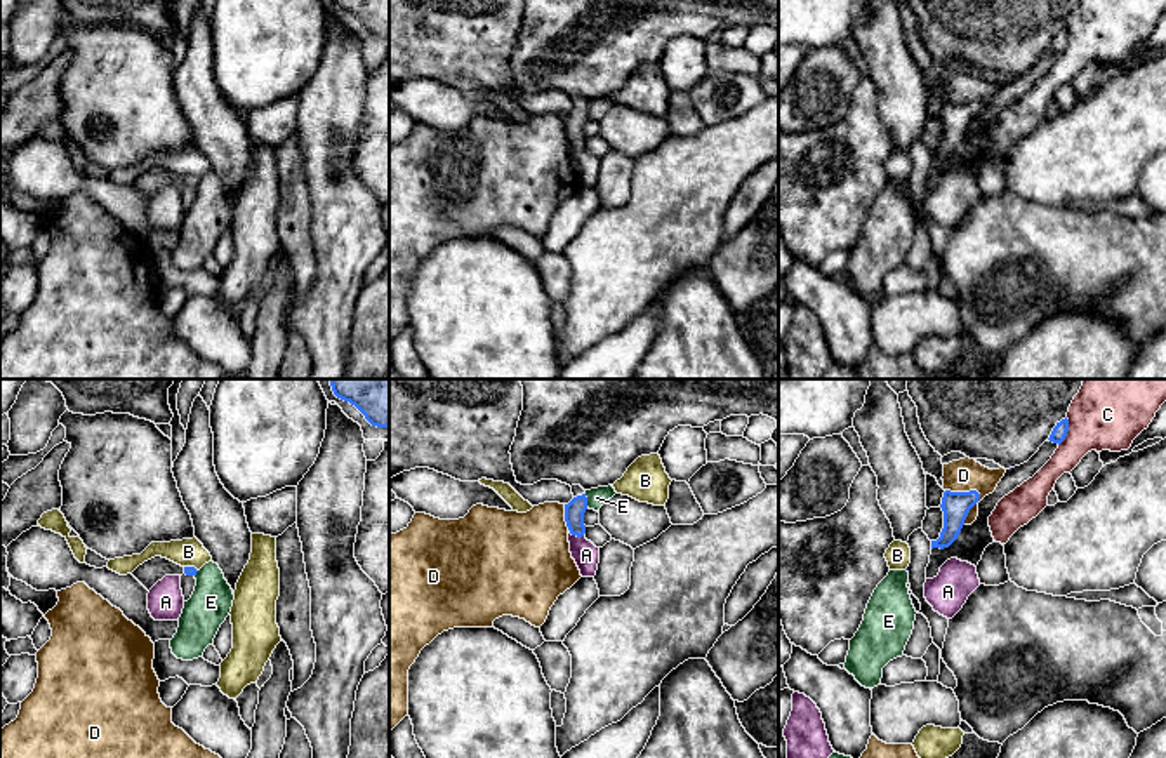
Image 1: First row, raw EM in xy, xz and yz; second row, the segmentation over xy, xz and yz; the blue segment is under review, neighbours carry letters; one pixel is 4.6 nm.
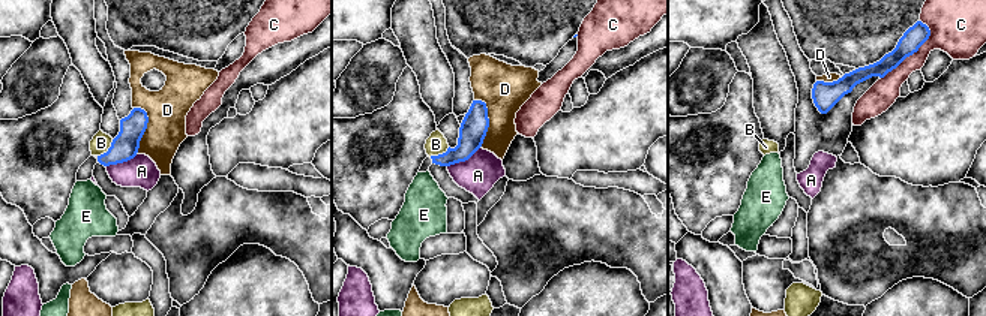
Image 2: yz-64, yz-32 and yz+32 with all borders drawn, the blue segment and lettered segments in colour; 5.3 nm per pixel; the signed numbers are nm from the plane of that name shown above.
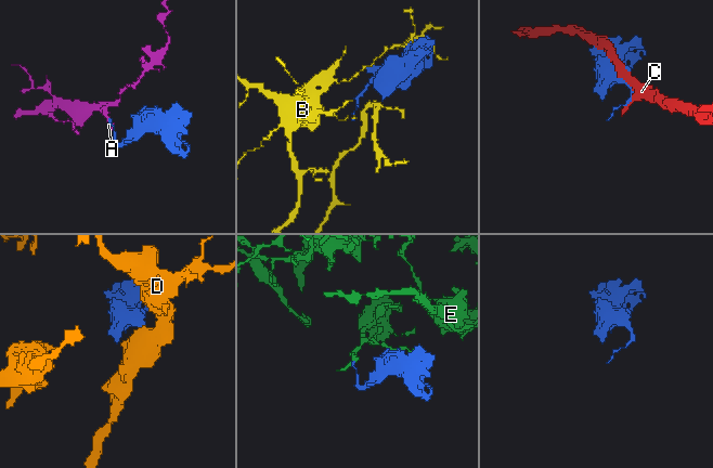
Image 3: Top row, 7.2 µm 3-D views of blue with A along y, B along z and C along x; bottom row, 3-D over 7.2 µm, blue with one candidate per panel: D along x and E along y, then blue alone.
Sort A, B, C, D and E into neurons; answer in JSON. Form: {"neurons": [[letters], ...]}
{"neurons": [["A"], ["B"], ["C"], ["D"], ["E"]]}

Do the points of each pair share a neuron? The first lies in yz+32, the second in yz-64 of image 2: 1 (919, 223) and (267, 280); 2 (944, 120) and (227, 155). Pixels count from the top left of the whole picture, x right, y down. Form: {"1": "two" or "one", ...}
{"1": "two", "2": "one"}

